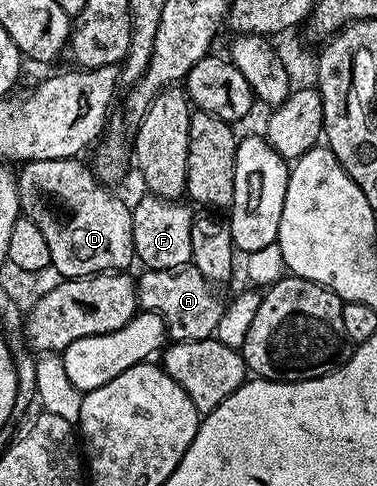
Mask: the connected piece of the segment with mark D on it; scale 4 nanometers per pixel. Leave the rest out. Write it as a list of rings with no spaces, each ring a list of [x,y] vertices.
[[[80,158],[71,159],[48,159],[47,161],[35,161],[30,159],[20,164],[21,171],[16,172],[17,192],[19,193],[19,205],[21,206],[22,216],[31,221],[35,221],[35,225],[39,225],[39,229],[43,232],[43,237],[47,240],[47,249],[51,249],[51,267],[54,272],[58,271],[58,276],[65,279],[82,279],[88,275],[104,275],[106,273],[121,273],[126,270],[125,267],[130,262],[134,262],[133,253],[133,213],[130,204],[124,203],[117,195],[112,195],[108,186],[102,185],[96,174],[88,166],[81,164]]]

